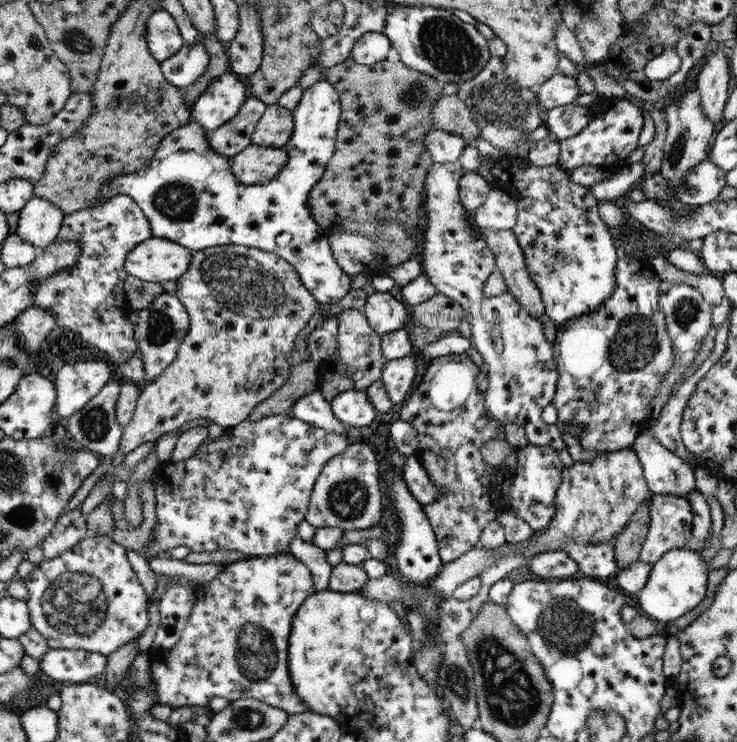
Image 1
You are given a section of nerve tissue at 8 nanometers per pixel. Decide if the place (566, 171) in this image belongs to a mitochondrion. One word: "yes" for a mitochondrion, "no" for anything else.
no

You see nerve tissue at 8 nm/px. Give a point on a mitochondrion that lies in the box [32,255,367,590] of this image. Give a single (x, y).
(159, 329)

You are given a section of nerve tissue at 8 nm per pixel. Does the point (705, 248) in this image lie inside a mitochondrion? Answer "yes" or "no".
no

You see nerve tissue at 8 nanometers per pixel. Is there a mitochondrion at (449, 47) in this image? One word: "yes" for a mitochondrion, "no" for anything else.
yes

